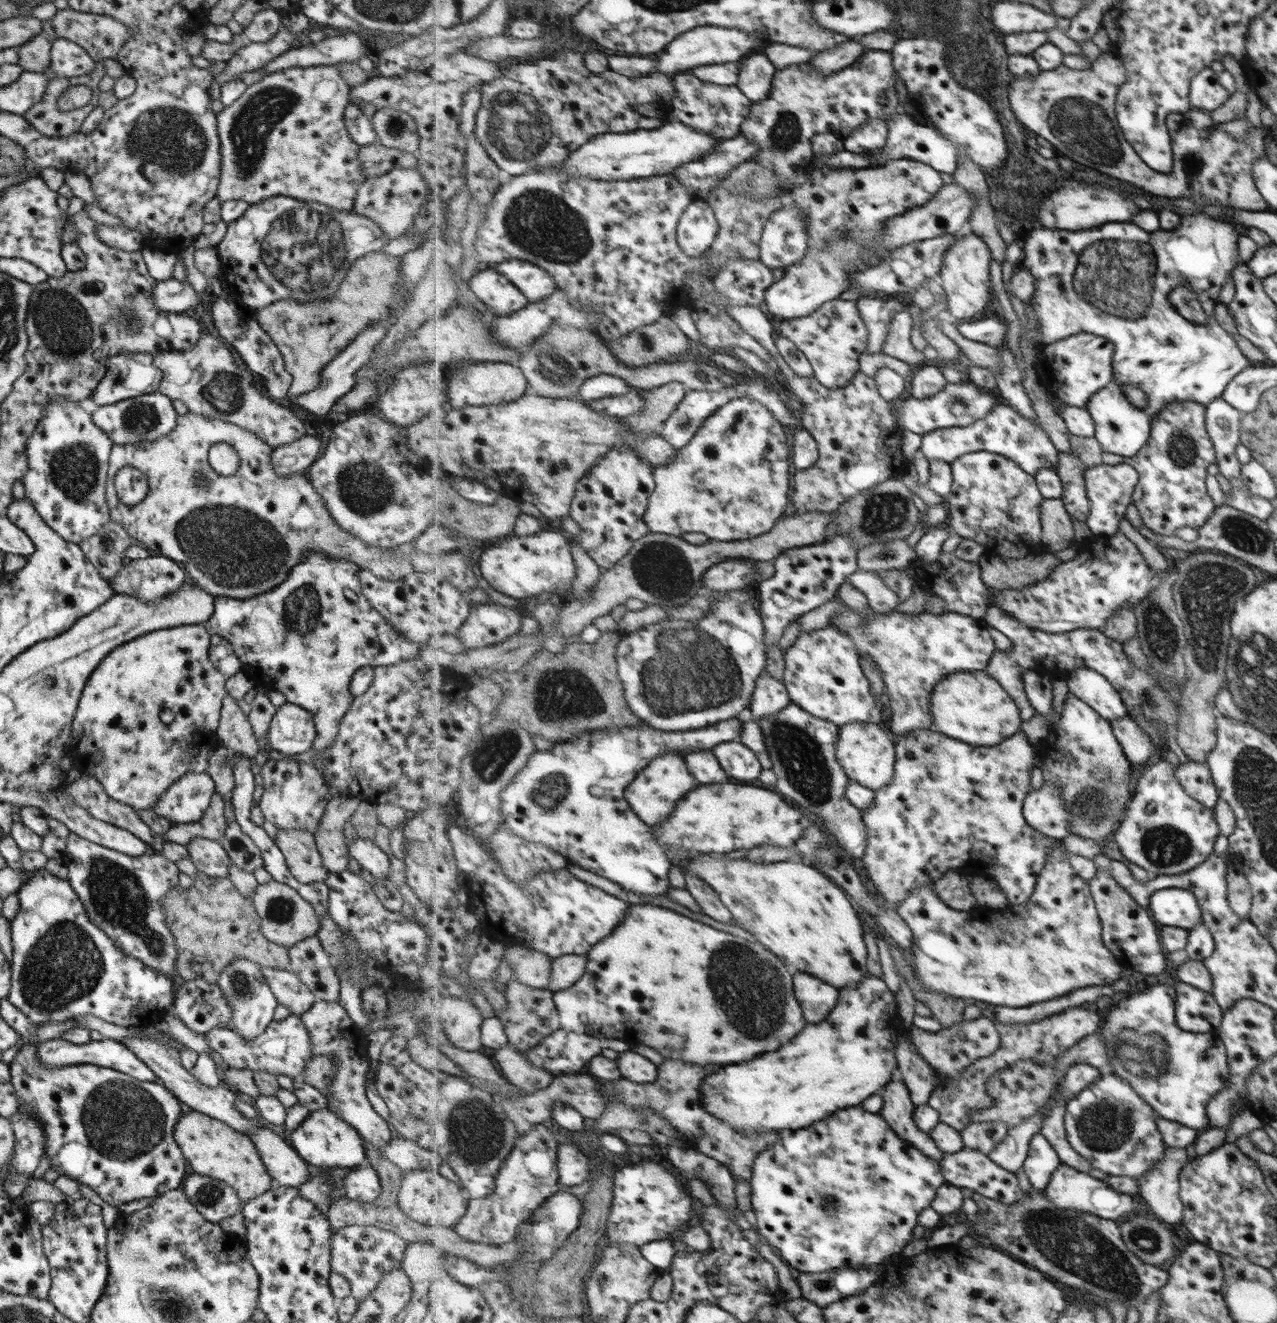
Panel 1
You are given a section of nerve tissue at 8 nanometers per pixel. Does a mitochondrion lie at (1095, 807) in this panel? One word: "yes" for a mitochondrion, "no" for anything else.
yes

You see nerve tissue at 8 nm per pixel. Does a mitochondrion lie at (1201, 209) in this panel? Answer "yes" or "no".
no

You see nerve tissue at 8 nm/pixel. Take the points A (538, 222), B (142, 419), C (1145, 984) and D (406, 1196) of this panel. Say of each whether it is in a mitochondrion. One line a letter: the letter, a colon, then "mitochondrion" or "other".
A: mitochondrion
B: mitochondrion
C: other
D: other

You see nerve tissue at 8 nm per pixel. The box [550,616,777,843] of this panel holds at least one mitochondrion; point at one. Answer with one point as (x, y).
(679, 657)

